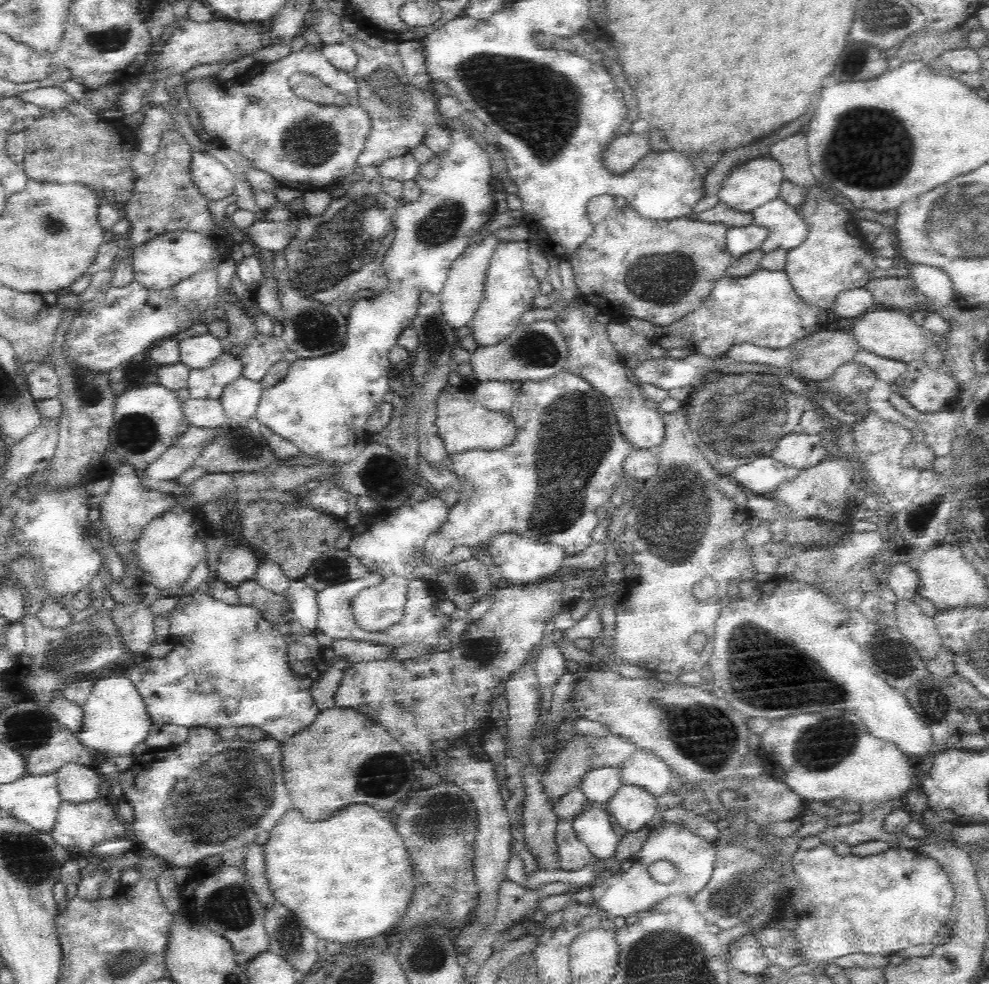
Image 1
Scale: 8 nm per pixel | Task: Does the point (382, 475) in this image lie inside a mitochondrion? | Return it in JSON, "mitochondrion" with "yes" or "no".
{"mitochondrion":"yes"}

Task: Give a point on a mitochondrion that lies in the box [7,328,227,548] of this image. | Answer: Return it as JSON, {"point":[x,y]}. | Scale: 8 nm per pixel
{"point":[136,433]}

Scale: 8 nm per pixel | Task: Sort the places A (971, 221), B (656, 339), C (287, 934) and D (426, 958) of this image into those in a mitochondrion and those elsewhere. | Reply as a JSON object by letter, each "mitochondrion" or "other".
{"A":"mitochondrion","B":"other","C":"mitochondrion","D":"mitochondrion"}

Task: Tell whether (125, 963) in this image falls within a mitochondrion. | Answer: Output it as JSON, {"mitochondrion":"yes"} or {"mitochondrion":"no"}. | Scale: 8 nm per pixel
{"mitochondrion":"yes"}

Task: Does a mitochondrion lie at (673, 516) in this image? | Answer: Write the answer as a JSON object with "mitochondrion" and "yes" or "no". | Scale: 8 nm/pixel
{"mitochondrion":"yes"}

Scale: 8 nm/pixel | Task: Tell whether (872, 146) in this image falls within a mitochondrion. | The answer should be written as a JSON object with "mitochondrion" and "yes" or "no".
{"mitochondrion":"yes"}

